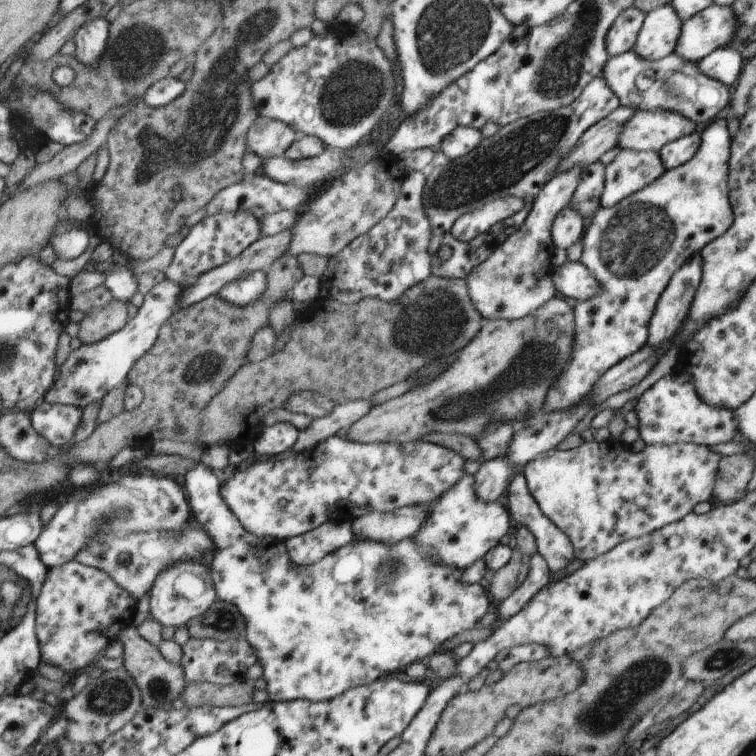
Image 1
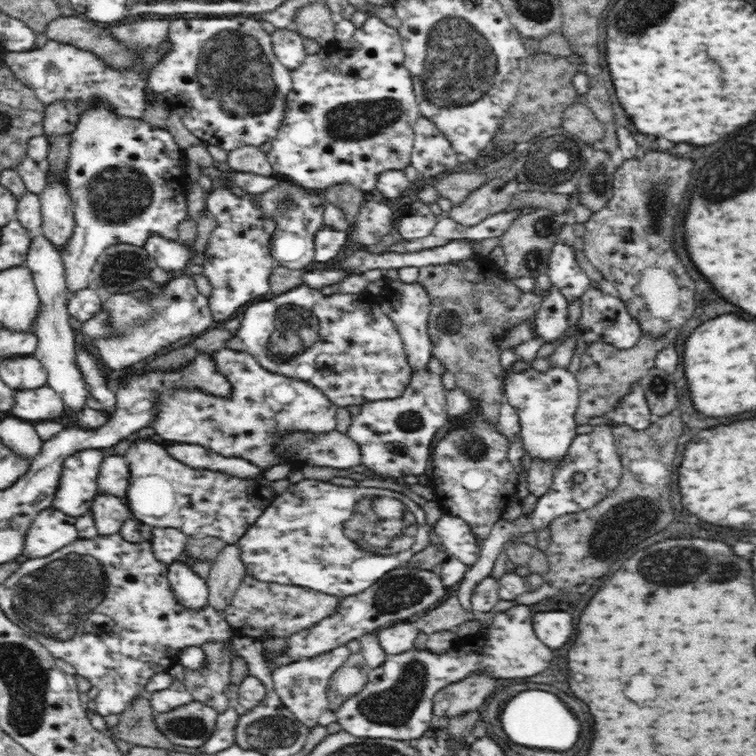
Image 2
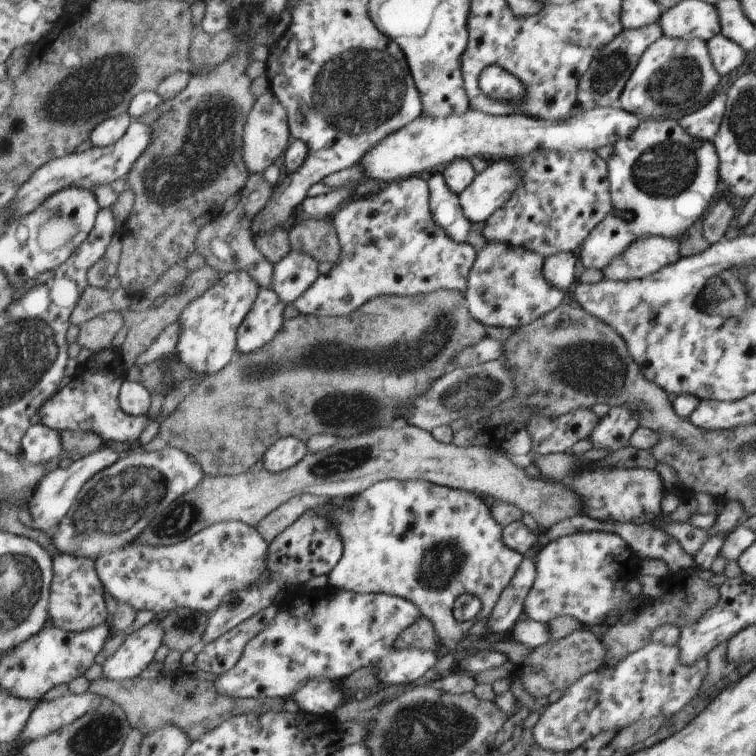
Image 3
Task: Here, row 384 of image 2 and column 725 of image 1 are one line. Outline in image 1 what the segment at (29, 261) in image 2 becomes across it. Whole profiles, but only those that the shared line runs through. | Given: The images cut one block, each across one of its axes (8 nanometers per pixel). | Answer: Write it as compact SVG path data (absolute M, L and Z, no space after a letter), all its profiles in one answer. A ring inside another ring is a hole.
M732 47L712 51L698 63L698 66L707 77L721 81L727 87L738 80L743 69L742 57L738 50Z

